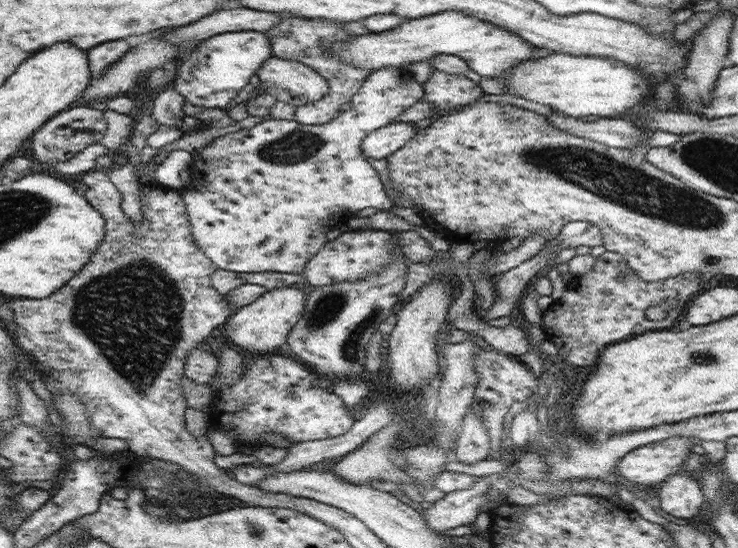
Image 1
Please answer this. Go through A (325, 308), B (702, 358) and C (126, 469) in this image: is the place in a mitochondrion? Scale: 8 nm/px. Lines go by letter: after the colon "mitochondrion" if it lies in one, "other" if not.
A: mitochondrion
B: mitochondrion
C: other

